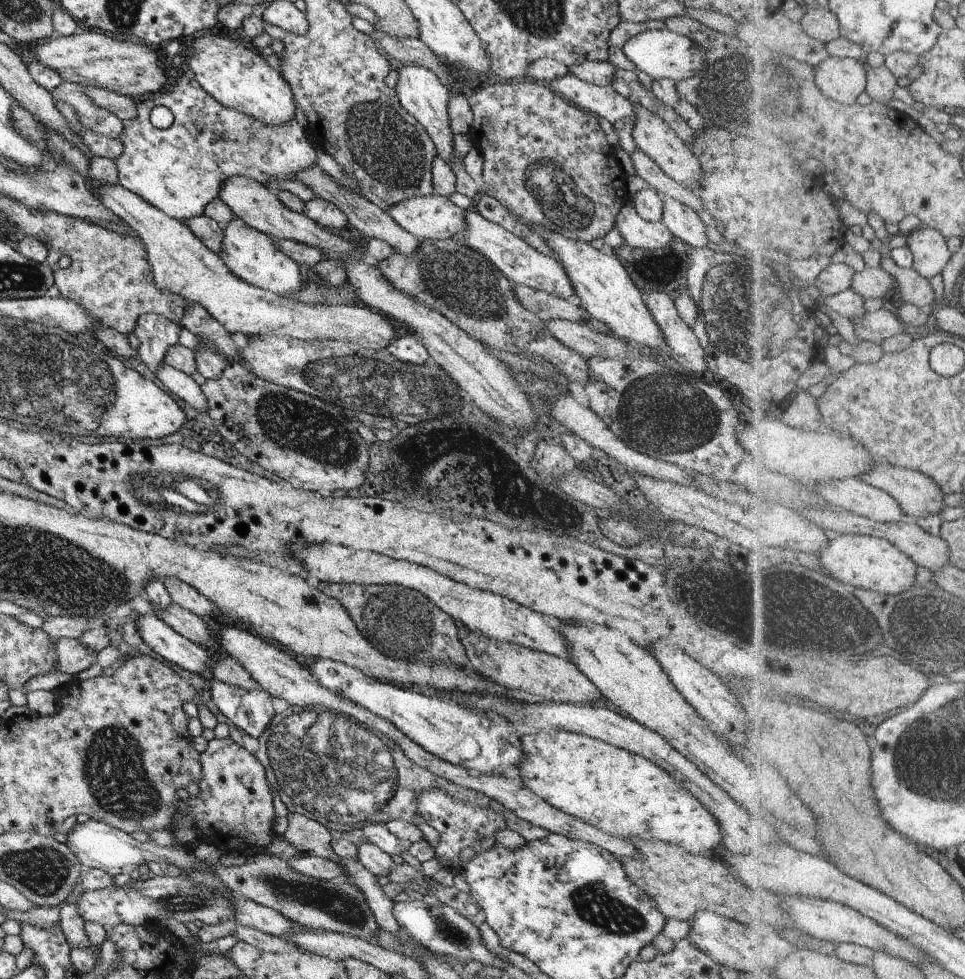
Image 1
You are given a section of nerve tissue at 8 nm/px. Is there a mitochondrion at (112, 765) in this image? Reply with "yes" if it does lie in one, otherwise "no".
yes

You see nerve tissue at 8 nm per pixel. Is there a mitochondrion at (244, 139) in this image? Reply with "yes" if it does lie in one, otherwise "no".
yes

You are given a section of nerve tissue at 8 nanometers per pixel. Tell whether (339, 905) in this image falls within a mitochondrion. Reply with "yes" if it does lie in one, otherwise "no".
yes

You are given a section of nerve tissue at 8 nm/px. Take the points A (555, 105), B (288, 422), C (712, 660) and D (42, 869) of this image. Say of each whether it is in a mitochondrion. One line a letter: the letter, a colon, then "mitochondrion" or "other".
A: other
B: mitochondrion
C: other
D: mitochondrion

